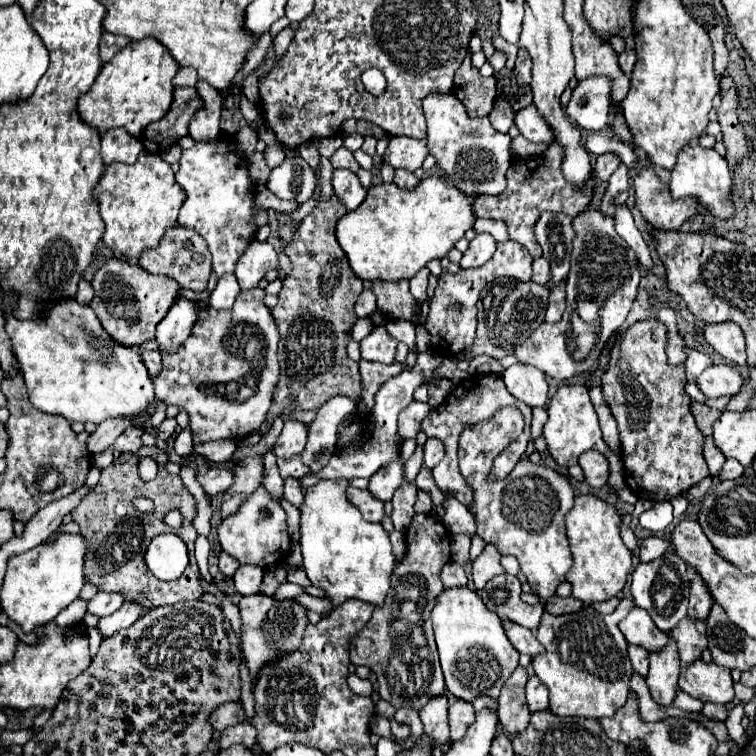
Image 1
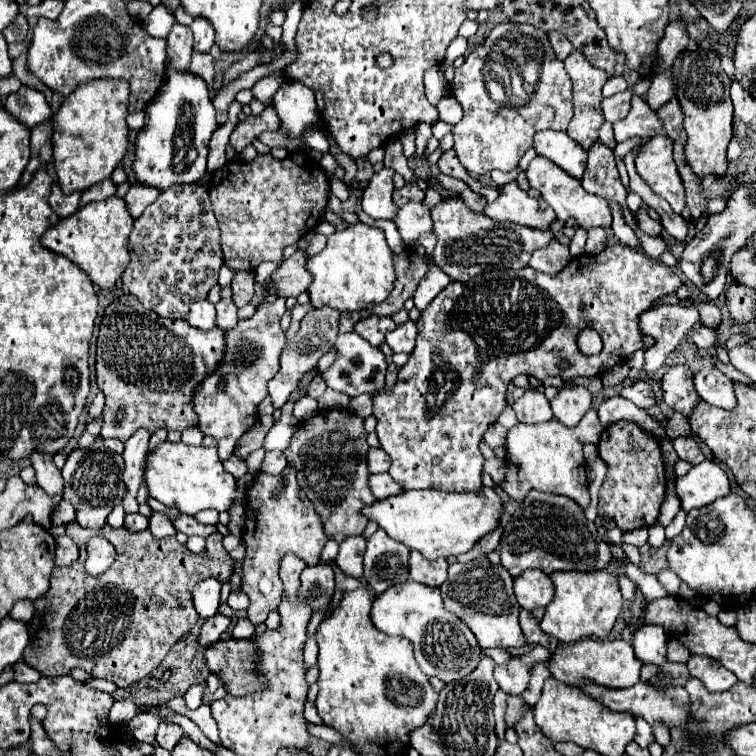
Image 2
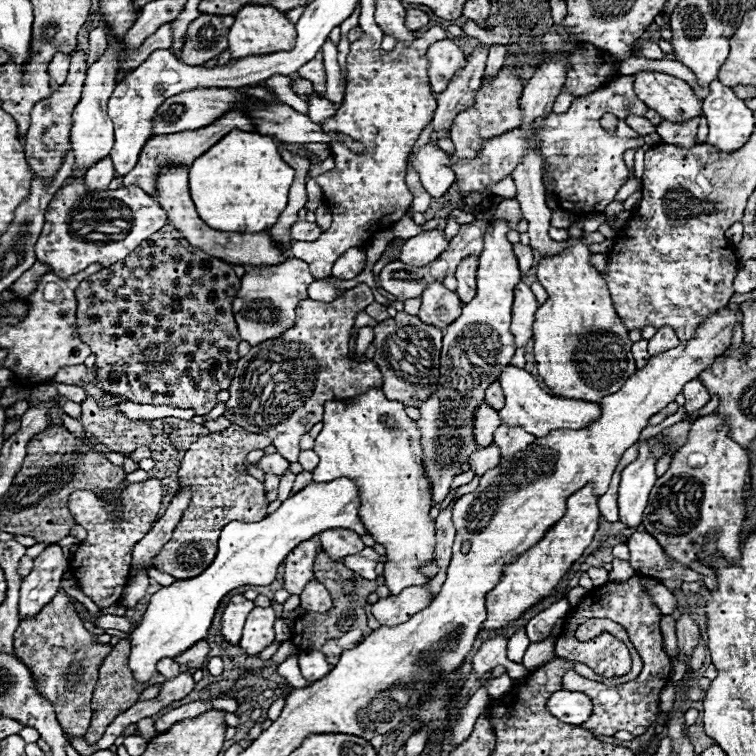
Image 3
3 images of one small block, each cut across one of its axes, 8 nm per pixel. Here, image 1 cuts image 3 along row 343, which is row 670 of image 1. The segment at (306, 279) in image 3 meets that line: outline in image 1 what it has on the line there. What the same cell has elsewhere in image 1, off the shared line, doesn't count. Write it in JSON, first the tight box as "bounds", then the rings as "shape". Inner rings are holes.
{"bounds":[238,594,310,686],"shape":[[[268,594],[244,596],[240,600],[238,608],[240,608],[240,618],[242,618],[240,640],[242,640],[244,662],[246,662],[246,668],[250,670],[250,680],[254,686],[260,670],[266,664],[270,664],[276,658],[282,658],[284,654],[292,654],[300,648],[302,638],[304,638],[304,630],[310,624],[308,608],[304,604],[298,604],[294,598],[286,598],[280,602]]]}

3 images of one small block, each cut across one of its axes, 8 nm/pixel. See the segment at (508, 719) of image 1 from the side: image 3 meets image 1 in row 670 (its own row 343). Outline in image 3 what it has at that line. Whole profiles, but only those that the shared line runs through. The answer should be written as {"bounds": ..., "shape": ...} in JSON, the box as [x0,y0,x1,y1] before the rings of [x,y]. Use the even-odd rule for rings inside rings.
{"bounds":[510,282,538,348],"shape":[[[520,282],[514,290],[514,306],[512,306],[512,324],[510,332],[514,334],[514,346],[522,348],[532,338],[532,324],[534,324],[534,312],[538,310],[538,302],[532,294],[532,290]]]}

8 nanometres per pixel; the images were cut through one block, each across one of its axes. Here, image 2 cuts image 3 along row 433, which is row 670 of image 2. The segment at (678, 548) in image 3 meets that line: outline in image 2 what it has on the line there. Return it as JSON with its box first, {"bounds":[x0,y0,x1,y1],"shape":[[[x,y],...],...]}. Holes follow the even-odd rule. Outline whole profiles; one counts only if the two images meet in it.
{"bounds":[686,656,738,692],"shape":[[[690,656],[686,666],[690,670],[690,676],[702,680],[710,692],[724,692],[738,682],[738,678],[730,670],[708,656]]]}

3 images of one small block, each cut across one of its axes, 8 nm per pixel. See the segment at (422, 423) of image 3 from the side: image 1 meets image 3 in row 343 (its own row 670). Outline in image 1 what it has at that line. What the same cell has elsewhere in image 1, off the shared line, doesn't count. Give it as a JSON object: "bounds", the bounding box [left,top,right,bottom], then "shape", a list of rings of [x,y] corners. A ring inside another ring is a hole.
{"bounds":[432,588,518,702],"shape":[[[448,588],[432,610],[432,624],[448,692],[470,702],[478,696],[498,698],[500,688],[518,666],[518,652],[506,638],[500,618],[470,588]]]}

